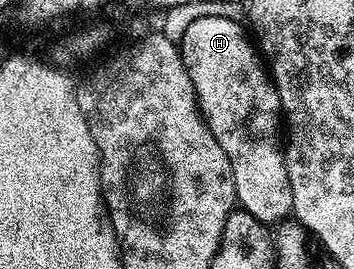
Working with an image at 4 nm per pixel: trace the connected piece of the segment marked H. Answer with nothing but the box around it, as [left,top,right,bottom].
[180,17,294,225]

